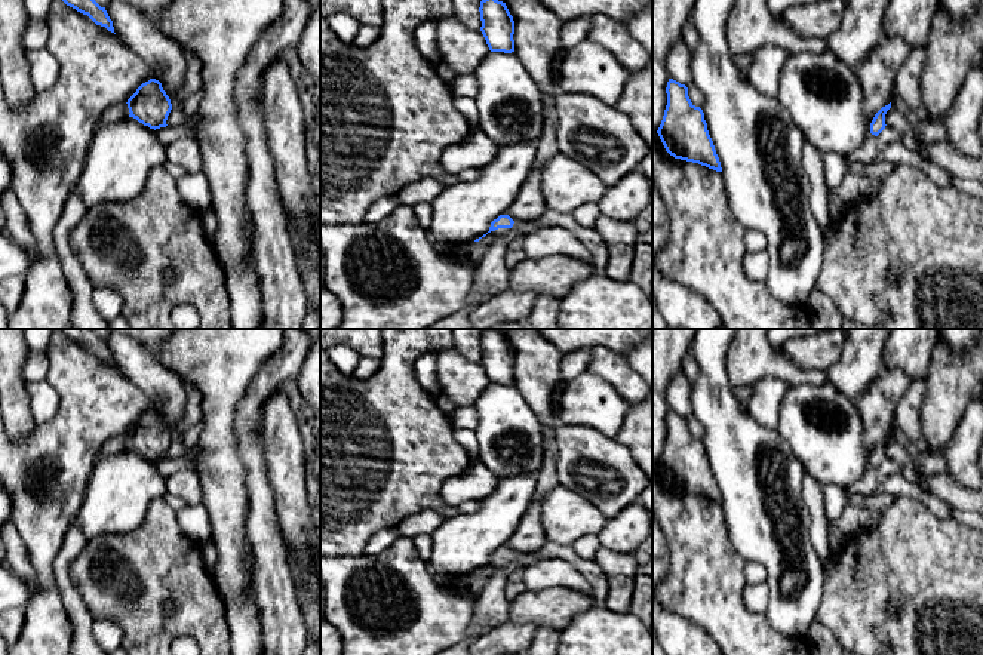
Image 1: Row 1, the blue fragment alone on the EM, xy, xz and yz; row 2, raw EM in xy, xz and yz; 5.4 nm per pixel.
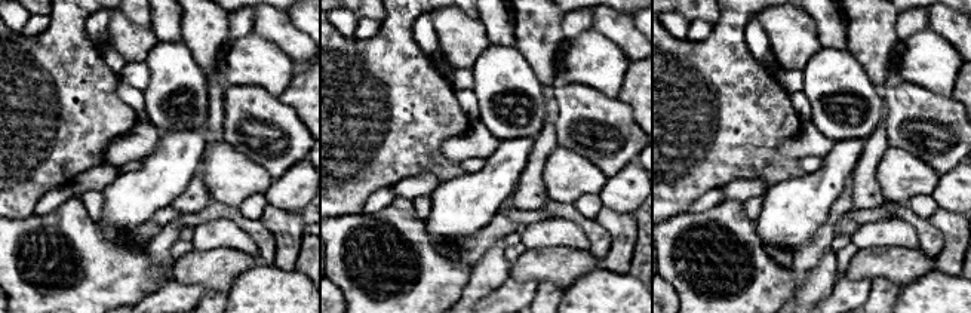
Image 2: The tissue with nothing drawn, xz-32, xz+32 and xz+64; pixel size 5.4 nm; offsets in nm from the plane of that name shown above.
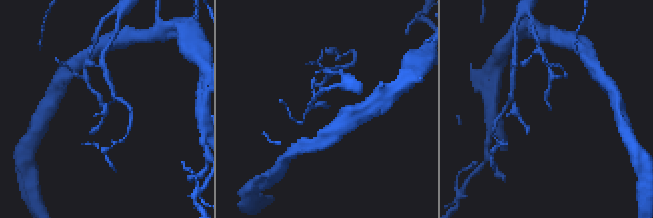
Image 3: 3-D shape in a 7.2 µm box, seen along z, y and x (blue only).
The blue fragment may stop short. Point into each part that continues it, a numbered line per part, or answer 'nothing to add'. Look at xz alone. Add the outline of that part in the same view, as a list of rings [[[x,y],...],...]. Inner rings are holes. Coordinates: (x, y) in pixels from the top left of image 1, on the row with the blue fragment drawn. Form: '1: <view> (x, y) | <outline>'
1: xz (522, 228) | [[[531,221],[531,222],[514,222],[513,228],[522,236],[538,230],[538,227],[534,221]]]

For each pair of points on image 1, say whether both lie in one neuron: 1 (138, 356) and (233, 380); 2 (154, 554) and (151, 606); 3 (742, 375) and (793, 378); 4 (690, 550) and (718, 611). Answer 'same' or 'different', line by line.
1: different
2: same
3: same
4: same

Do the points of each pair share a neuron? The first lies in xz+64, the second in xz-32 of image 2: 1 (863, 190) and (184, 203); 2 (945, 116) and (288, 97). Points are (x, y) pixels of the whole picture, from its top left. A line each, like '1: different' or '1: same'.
1: same
2: different

